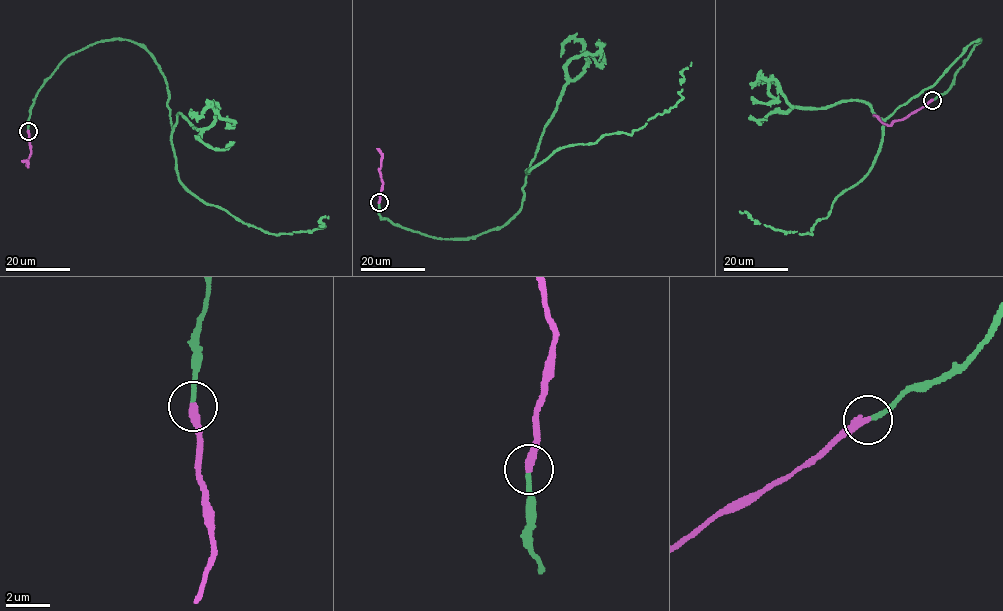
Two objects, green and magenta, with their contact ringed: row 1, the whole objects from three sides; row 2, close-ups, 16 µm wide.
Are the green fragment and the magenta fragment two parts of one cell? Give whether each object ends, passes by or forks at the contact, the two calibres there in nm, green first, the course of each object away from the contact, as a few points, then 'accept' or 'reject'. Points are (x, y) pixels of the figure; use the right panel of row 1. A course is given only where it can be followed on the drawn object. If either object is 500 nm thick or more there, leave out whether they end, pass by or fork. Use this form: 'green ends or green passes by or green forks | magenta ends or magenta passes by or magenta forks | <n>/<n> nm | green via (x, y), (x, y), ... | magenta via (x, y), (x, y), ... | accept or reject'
green ends | magenta ends | 200/360 nm | green via (933, 100), (951, 85), (981, 39), (885, 120), (872, 168), (840, 194), (811, 234), (776, 230), (739, 211) | magenta via (933, 100), (889, 125), (884, 125), (873, 114) | accept

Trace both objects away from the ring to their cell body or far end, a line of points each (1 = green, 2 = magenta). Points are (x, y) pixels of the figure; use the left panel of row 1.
1: (28, 131), (68, 56), (132, 41), (165, 79), (192, 194), (268, 233), (328, 216)
2: (28, 131), (31, 149), (27, 167), (27, 162), (21, 160)

